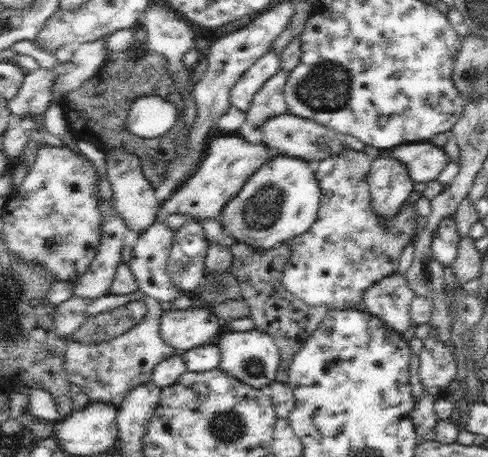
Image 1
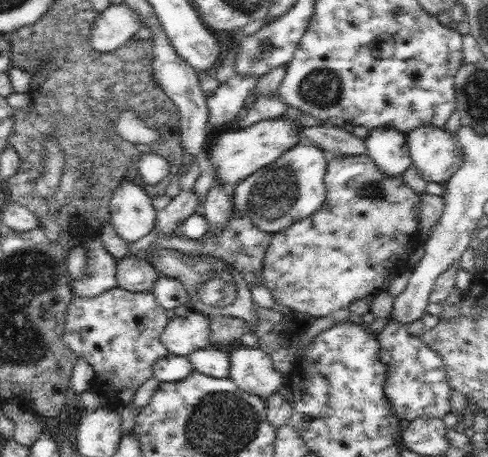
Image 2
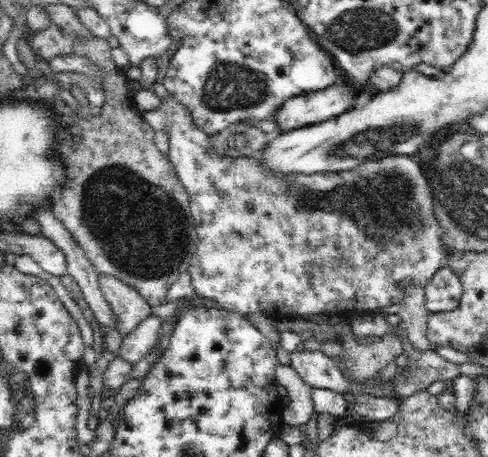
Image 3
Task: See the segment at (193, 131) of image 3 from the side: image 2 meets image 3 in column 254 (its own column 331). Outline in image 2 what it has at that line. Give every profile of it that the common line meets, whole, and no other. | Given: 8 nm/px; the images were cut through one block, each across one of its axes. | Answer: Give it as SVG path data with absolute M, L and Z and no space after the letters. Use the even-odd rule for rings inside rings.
M337 154L329 156L327 172L325 172L325 200L323 200L321 208L317 208L317 212L313 212L313 216L293 222L287 230L273 234L273 238L269 242L269 248L265 252L263 266L261 266L265 288L269 290L269 294L273 296L275 302L281 302L295 314L309 314L311 318L327 316L339 308L347 308L349 304L353 304L357 300L377 294L381 284L385 284L387 276L391 276L391 272L397 268L397 264L407 262L407 256L413 252L413 244L415 244L415 236L417 236L417 228L419 228L419 208L421 208L421 194L415 194L411 188L407 188L403 184L403 176L395 176L395 178L383 176L383 172L379 172L379 168L367 156L337 156Z

